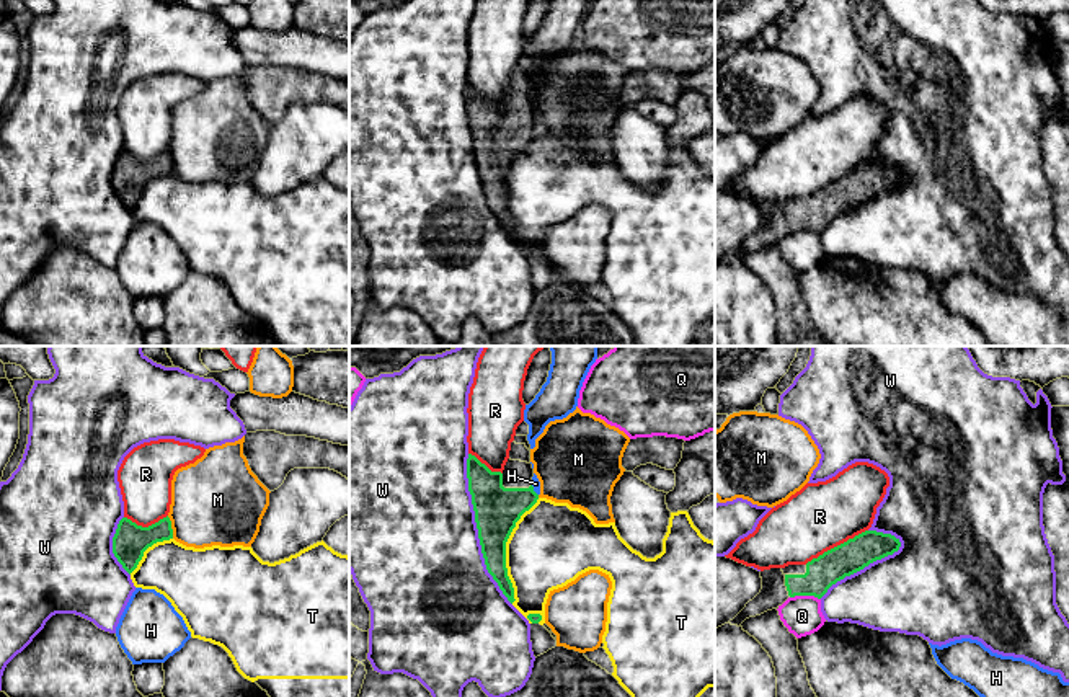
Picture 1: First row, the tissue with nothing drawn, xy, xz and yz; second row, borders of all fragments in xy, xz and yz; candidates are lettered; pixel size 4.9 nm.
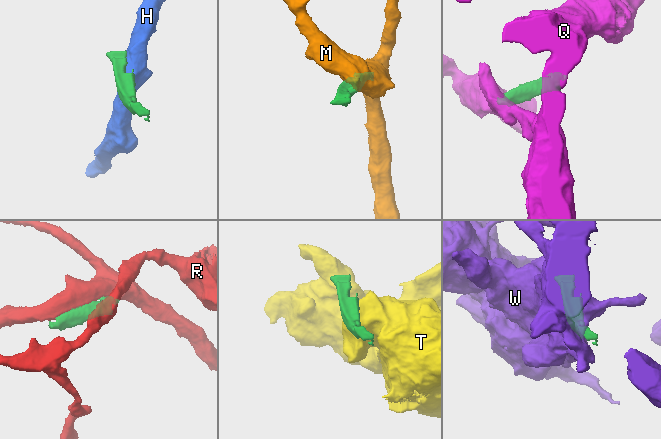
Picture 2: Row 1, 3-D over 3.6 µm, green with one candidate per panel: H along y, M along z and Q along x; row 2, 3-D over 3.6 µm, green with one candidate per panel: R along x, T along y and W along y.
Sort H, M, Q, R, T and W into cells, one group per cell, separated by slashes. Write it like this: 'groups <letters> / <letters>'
groups H / M / Q / R / T / W

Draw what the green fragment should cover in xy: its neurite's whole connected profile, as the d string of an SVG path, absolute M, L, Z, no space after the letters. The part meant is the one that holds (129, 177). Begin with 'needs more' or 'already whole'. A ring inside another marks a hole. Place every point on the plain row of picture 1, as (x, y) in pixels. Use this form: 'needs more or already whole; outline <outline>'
already whole; outline M168 150L149 162L137 160L131 153L122 152L113 171L113 188L131 209L149 181L170 173L173 173L173 163Z

